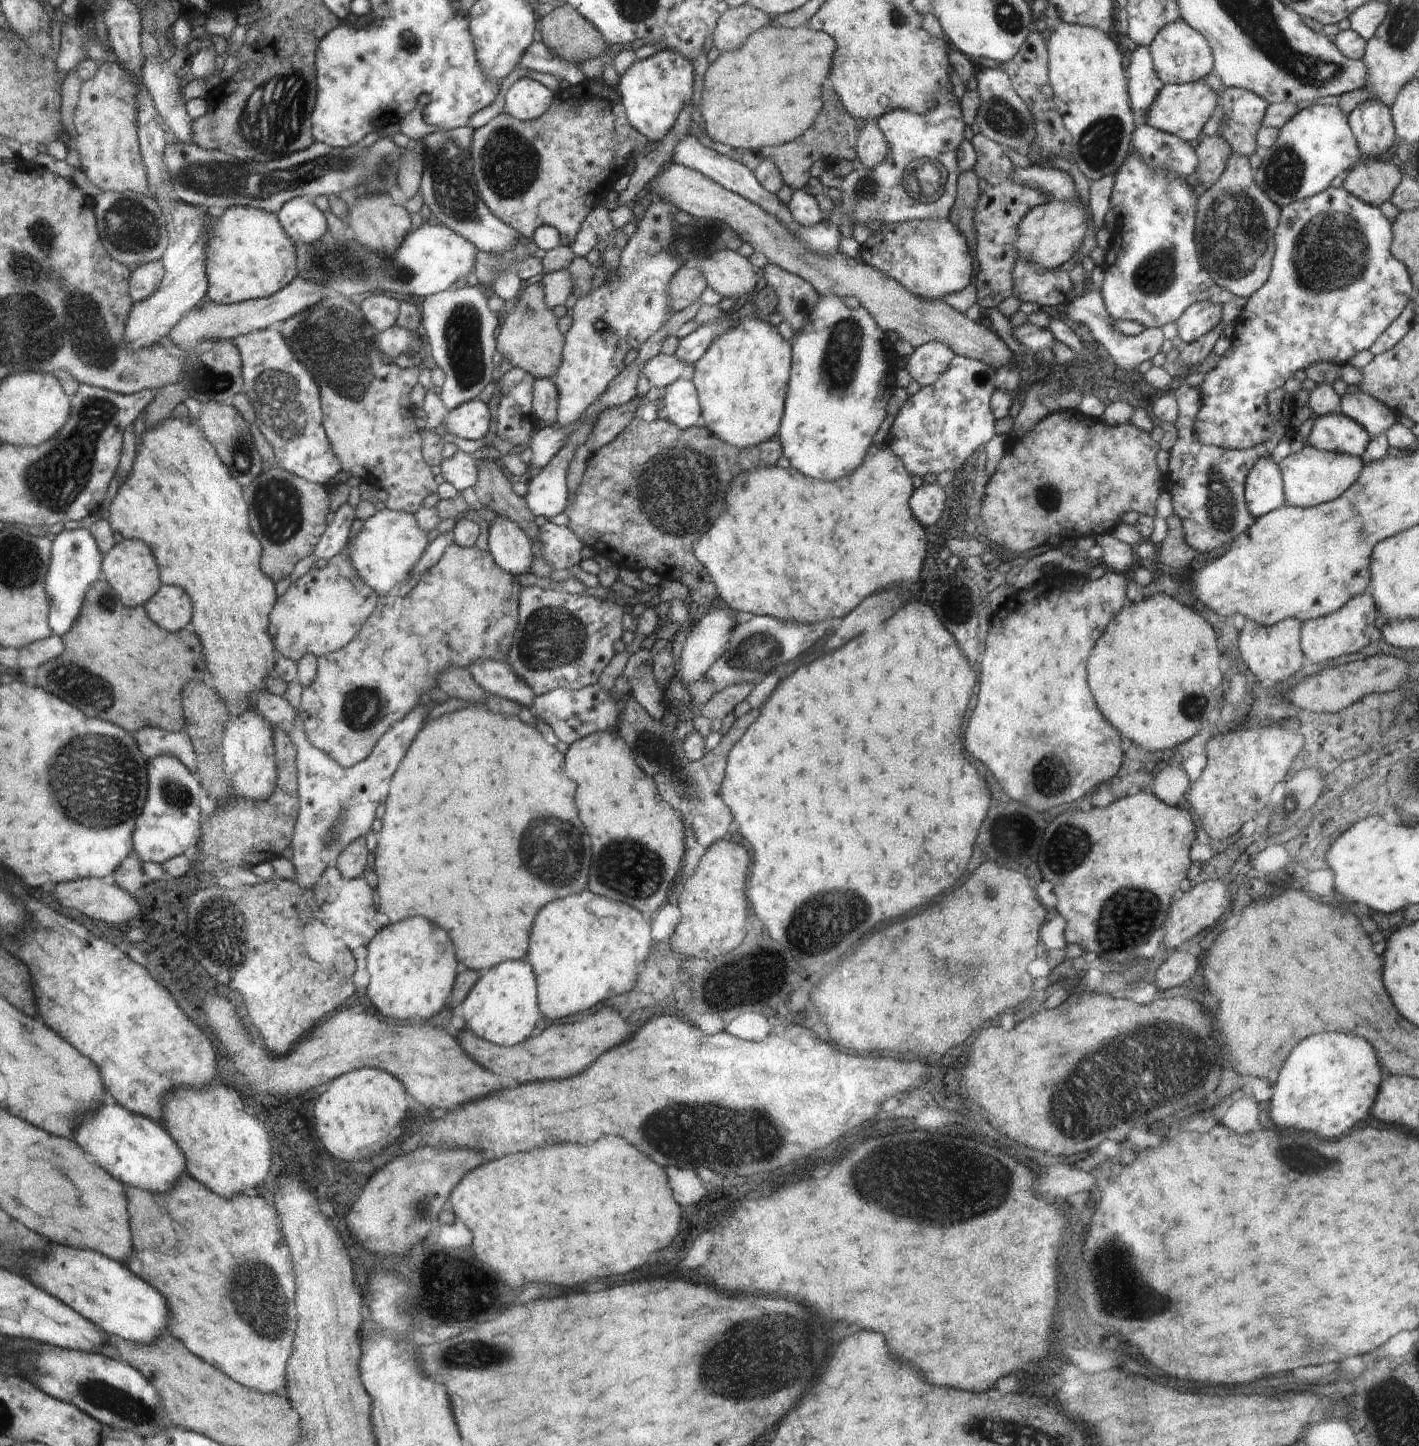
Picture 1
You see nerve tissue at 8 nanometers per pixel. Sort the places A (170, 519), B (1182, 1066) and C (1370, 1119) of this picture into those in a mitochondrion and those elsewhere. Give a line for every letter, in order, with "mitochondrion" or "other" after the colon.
A: other
B: mitochondrion
C: other

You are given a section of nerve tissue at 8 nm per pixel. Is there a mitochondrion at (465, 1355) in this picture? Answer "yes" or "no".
yes

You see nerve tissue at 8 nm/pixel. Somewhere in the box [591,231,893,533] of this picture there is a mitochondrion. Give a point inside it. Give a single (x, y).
(841, 360)

